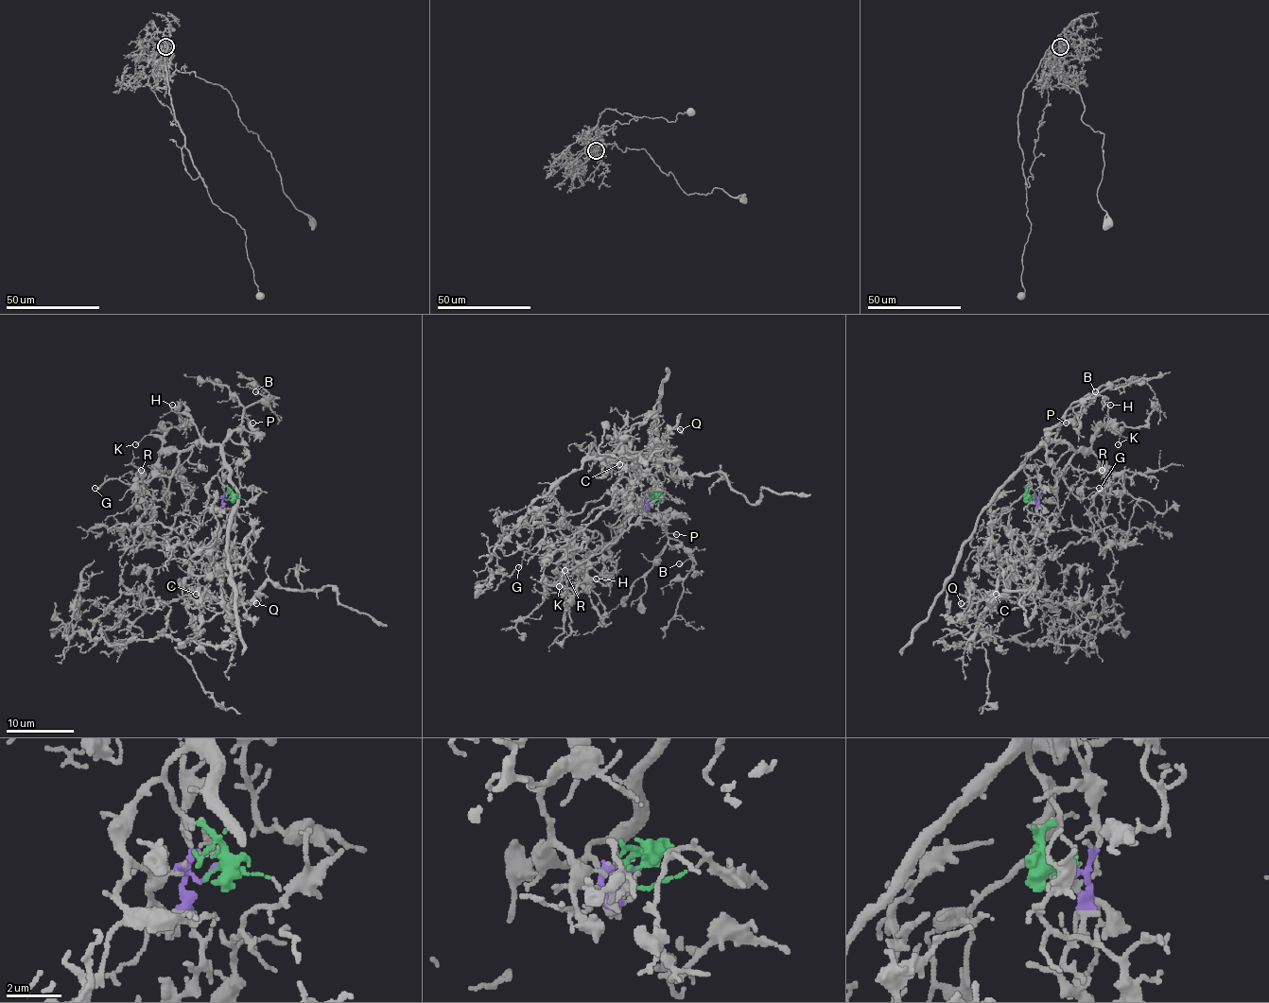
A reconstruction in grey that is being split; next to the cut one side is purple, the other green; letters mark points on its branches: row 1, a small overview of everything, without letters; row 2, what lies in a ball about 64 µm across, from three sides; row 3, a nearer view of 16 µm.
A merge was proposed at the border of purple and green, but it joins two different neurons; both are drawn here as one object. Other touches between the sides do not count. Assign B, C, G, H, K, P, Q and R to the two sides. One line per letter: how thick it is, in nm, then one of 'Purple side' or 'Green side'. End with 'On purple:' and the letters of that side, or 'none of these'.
B: Thickness 140 nm. Green side
C: Thickness 190 nm. Purple side
G: Thickness 130 nm. Green side
H: Thickness 130 nm. Green side
K: Thickness 110 nm. Green side
P: Thickness 120 nm. Green side
Q: Thickness 80 nm. Purple side
R: Thickness 180 nm. Green side
On purple: C, Q

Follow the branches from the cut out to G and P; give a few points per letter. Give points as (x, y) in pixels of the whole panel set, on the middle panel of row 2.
G: (652, 499), (641, 493), (646, 492), (646, 504), (604, 543), (596, 531), (582, 549), (528, 553), (518, 568)
P: (652, 499), (654, 495), (646, 499), (641, 493), (646, 492), (646, 509), (658, 514), (669, 532), (676, 534)

